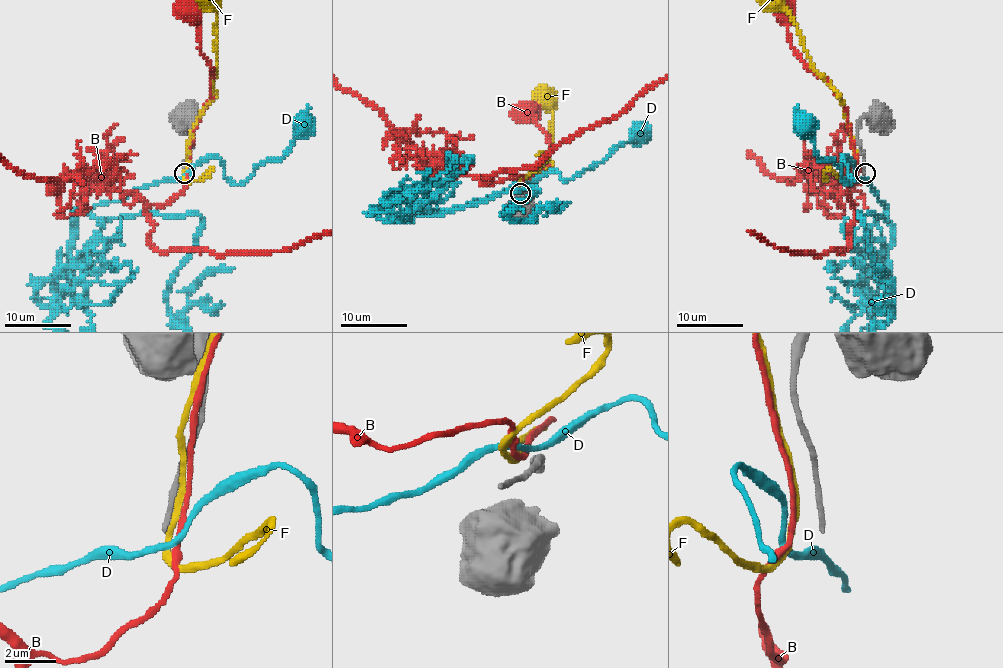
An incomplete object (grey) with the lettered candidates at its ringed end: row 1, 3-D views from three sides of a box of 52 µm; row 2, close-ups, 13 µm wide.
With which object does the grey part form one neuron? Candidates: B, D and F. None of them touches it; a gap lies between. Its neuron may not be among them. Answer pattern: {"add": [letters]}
{"add": []}

